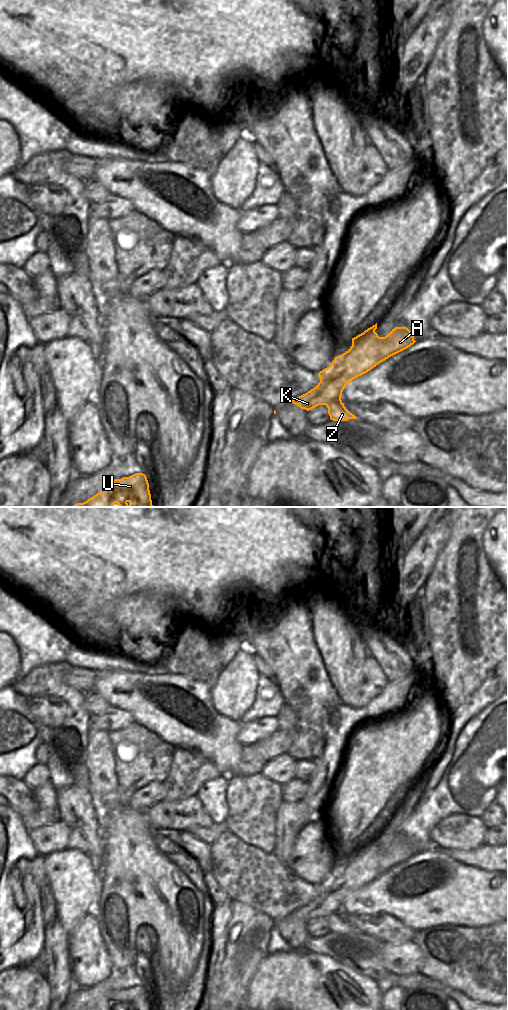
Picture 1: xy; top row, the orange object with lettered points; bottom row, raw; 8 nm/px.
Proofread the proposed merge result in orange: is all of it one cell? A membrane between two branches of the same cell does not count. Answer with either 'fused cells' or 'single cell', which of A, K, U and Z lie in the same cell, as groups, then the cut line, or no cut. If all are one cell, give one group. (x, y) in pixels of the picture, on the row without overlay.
fused cells; A K U / Z; cut in xy along (341, 913), (334, 912), (326, 917)

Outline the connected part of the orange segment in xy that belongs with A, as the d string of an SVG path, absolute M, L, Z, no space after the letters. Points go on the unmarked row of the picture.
M377 835L352 850L352 858L318 885L320 894L291 915L309 923L335 912L342 914L342 904L353 891L416 854L412 844L404 838L395 839L385 849L379 849L376 841Z

